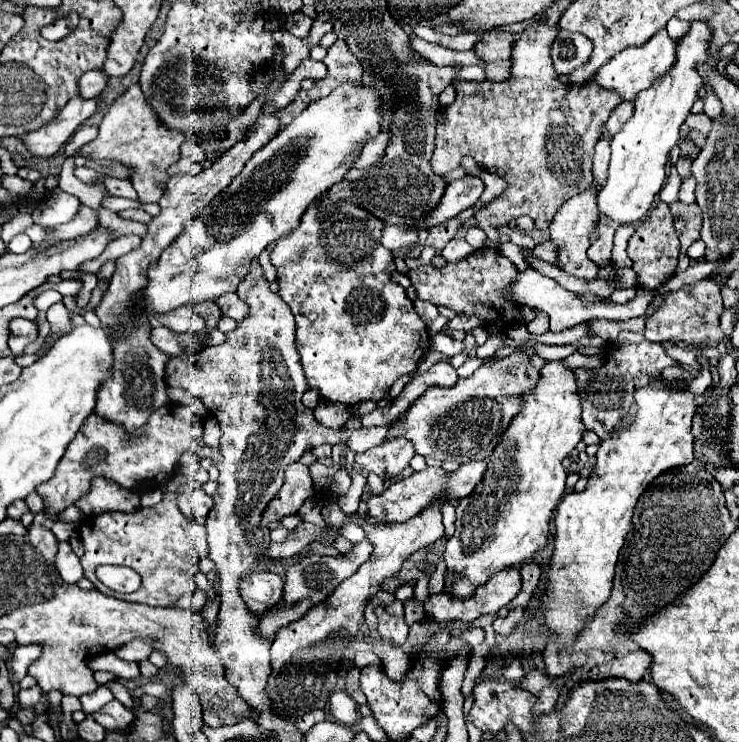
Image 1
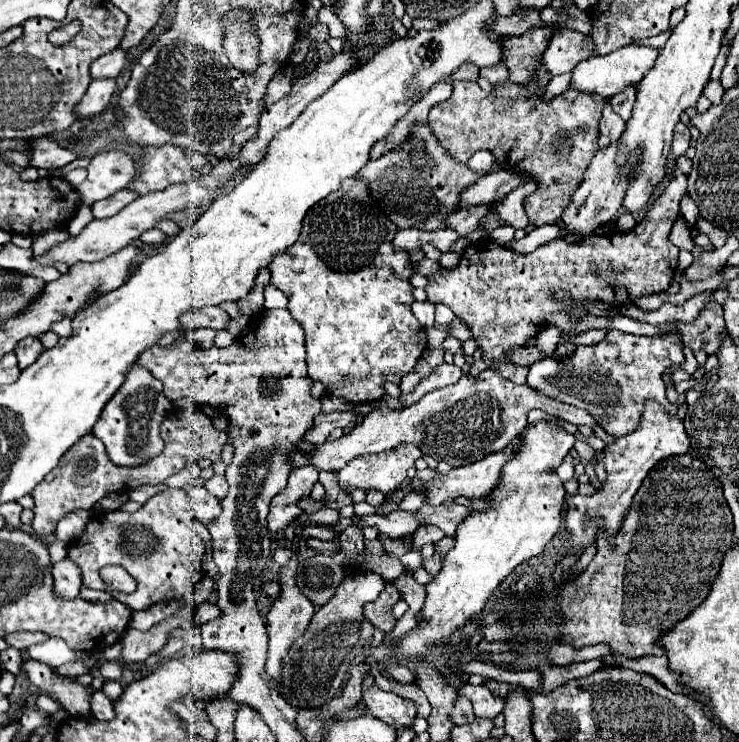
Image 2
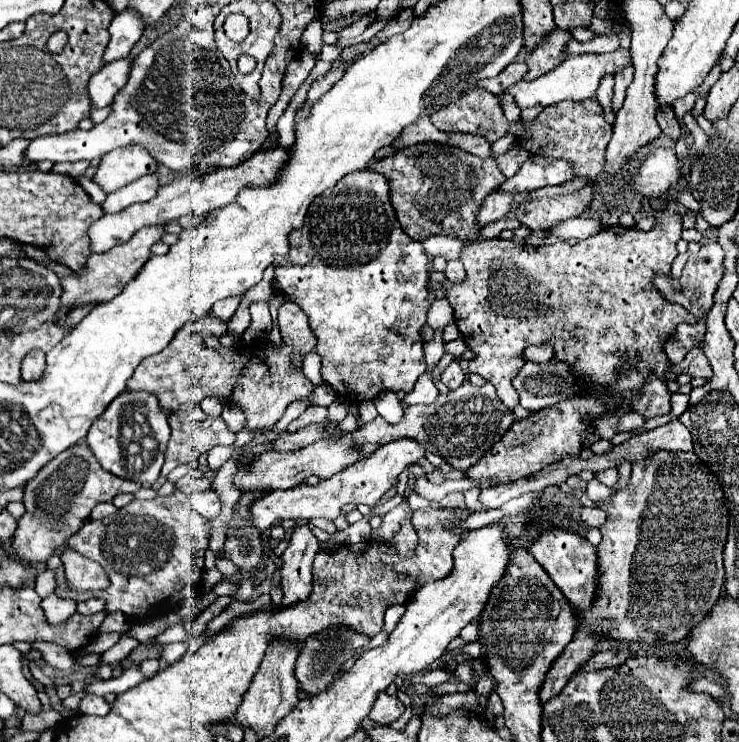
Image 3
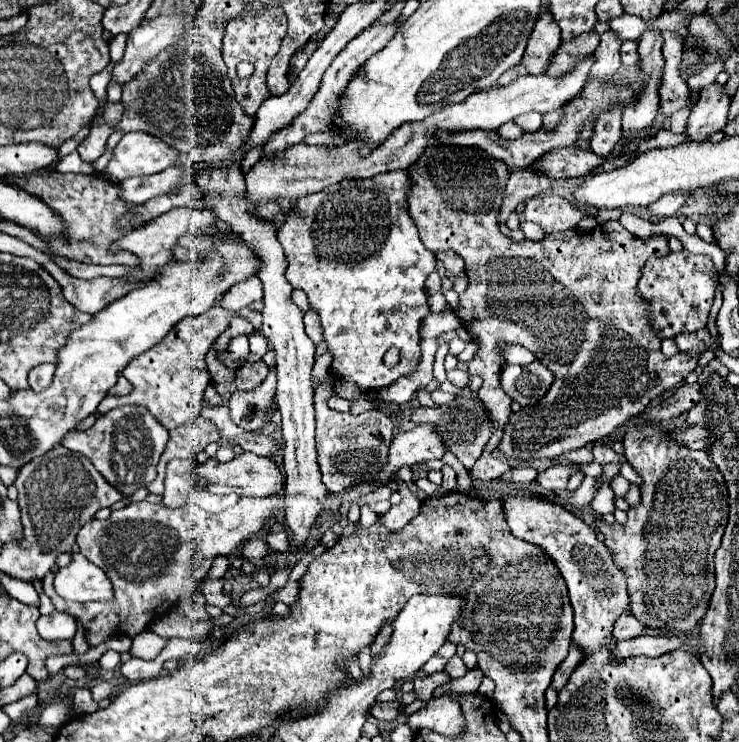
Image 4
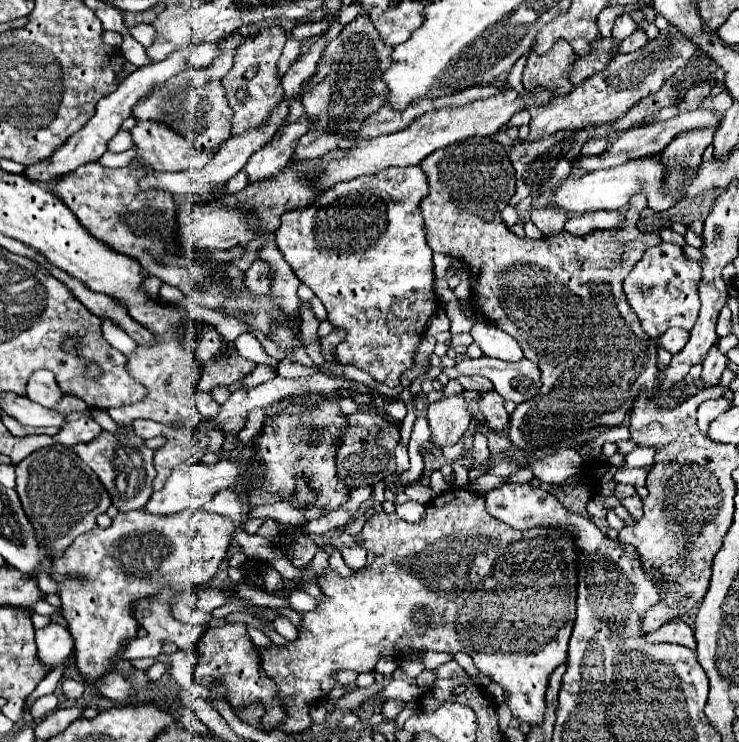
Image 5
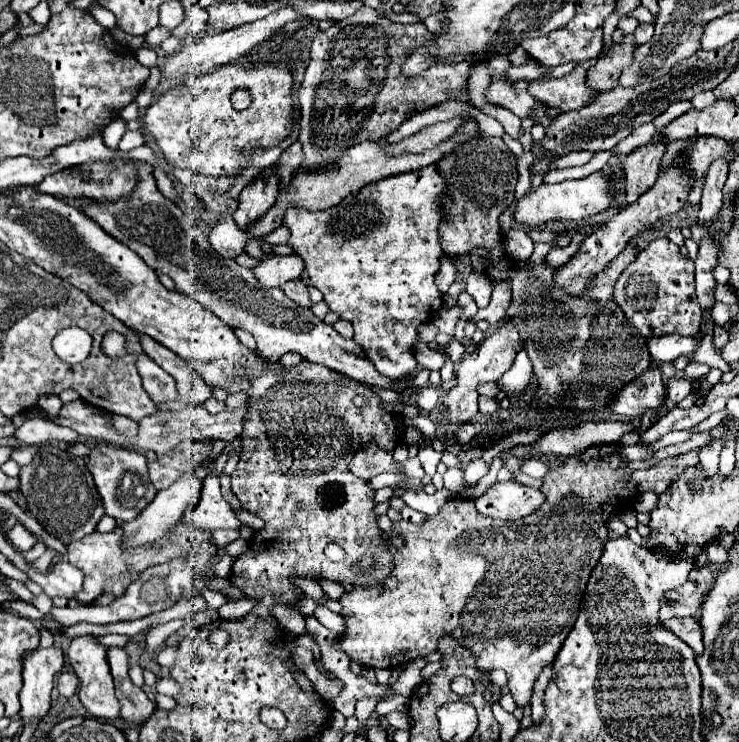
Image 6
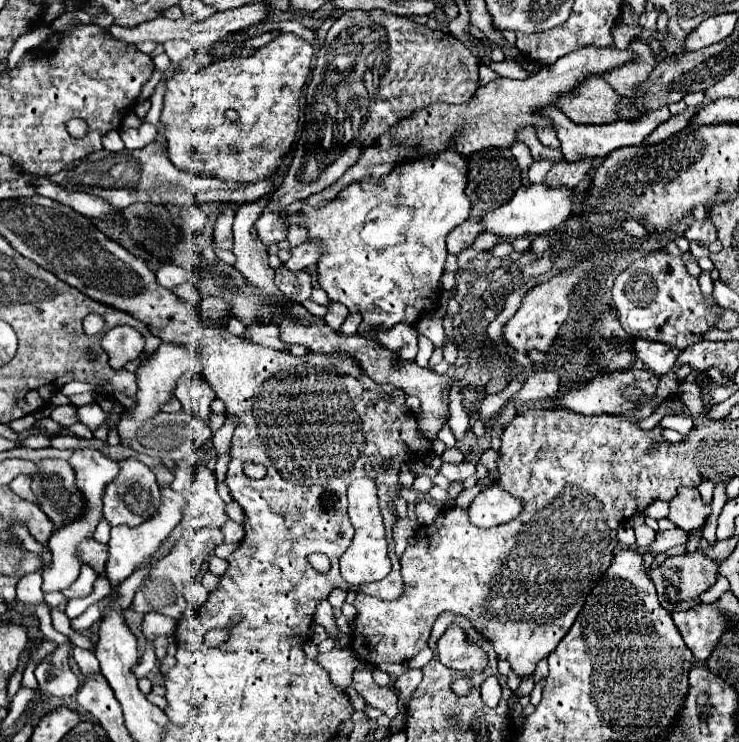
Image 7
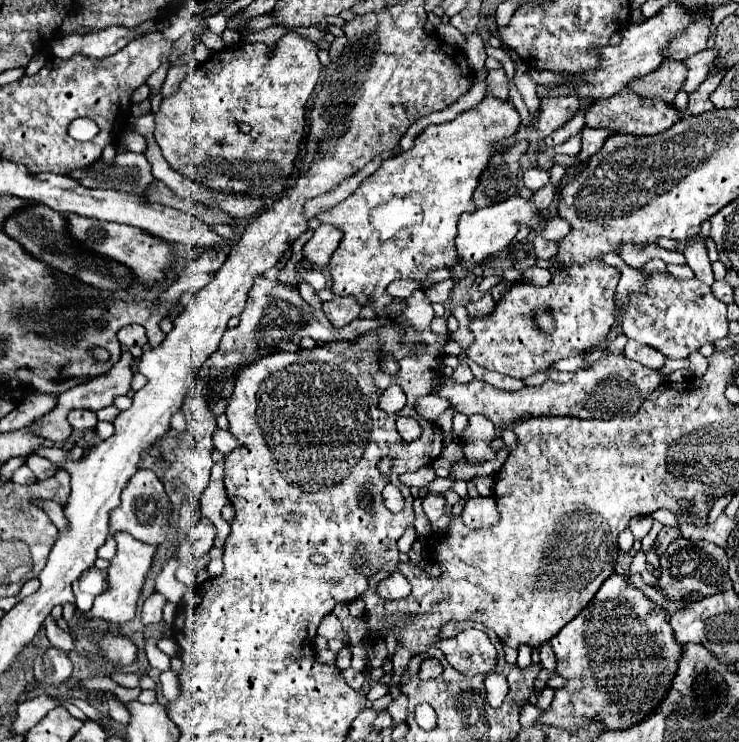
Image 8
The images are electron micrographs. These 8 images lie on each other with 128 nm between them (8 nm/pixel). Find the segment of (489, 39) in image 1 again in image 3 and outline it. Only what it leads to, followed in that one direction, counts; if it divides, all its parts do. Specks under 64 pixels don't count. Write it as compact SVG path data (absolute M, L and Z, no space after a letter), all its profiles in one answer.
M556 28L556 32L550 32L544 38L544 44L538 44L532 52L520 52L518 60L528 64L528 72L522 80L536 80L538 76L558 66L564 60L564 48L570 38L572 36L568 32L560 32L560 28Z

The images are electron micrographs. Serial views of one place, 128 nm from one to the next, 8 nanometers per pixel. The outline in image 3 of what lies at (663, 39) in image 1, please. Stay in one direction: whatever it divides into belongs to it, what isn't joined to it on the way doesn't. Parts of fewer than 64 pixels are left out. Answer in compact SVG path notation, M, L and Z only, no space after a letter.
M618 48L608 54L580 54L580 56L572 56L572 58L564 60L552 72L532 80L532 82L524 82L524 80L516 82L506 92L516 98L520 108L530 108L534 104L552 106L562 100L586 100L596 94L600 80L604 76L614 76L618 70L622 70L630 64L632 64L632 54L630 54L630 50L624 50L624 48Z

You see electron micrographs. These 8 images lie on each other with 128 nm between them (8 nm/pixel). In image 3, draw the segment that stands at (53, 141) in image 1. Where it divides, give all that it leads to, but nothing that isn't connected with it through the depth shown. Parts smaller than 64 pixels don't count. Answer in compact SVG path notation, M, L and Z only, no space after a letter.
M116 60L112 64L106 64L100 72L96 72L88 82L90 92L90 108L104 108L108 106L116 92L126 84L130 74L130 60Z

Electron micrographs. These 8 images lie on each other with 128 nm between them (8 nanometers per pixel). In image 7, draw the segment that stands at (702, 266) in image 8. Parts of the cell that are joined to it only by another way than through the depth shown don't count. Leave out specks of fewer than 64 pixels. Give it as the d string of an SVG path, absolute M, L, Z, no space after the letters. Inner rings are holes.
M708 202L706 204L706 220L704 222L698 222L698 220L694 220L690 226L688 226L688 230L684 232L684 236L690 240L690 242L704 242L704 244L708 244L708 242L714 242L716 240L716 228L714 228L714 224L712 224L712 220L710 220L710 210L712 210L712 202ZM702 272L700 278L700 290L704 292L704 296L708 296L708 304L716 304L716 300L712 300L712 280L710 280L710 272Z

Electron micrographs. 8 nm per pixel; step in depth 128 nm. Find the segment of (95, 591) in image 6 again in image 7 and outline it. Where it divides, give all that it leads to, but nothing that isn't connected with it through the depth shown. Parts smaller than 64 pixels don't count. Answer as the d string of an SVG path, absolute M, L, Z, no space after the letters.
M88 538L88 540L82 540L82 544L78 546L78 552L80 552L80 560L84 560L84 564L88 564L90 568L94 568L94 572L104 572L106 568L106 562L108 562L108 546L94 540L94 538Z

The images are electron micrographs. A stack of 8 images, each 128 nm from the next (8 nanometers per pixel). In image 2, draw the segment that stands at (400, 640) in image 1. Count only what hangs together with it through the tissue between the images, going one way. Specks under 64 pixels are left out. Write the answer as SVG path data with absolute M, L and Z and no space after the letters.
M386 582L384 592L382 592L374 602L370 602L370 604L364 606L364 616L366 616L376 628L380 628L380 630L384 630L384 632L390 632L390 630L394 628L394 624L396 624L396 618L392 616L392 606L400 600L398 596L400 596L400 594L398 594L396 586L394 586L392 582Z

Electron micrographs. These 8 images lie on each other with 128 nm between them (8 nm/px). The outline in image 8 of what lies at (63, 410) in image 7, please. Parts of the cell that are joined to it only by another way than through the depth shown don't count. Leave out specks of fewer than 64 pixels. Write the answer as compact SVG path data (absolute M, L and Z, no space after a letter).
M70 410L68 412L68 422L72 424L74 430L92 430L96 428L96 414L92 410Z

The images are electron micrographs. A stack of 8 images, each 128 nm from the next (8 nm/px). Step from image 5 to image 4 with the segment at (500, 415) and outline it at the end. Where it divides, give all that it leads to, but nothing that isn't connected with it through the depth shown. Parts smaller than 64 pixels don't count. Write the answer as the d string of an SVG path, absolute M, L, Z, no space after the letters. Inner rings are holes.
M440 144L440 148L428 148L428 152L424 152L424 156L420 156L420 160L416 160L416 164L412 164L406 172L412 180L408 212L420 232L422 244L428 250L454 250L466 262L468 288L458 296L458 318L472 336L472 342L478 344L474 358L468 362L468 374L484 378L484 386L478 390L478 396L488 408L494 426L502 428L510 418L504 428L504 436L502 432L492 434L486 448L488 452L496 448L508 458L536 460L556 458L578 450L590 442L610 436L630 416L646 410L648 404L660 398L666 390L678 388L684 378L696 370L698 354L676 354L666 358L660 352L662 340L656 332L652 332L652 324L648 324L646 318L648 304L644 304L636 292L646 260L652 254L666 254L668 240L664 234L638 238L618 220L610 220L598 224L586 234L568 230L550 234L542 242L516 244L498 230L502 190L506 188L510 176L504 162L490 158L478 148ZM506 344L528 346L528 350L536 352L538 360L556 376L556 382L536 406L522 408L514 414L512 398L500 388L500 368L506 364L502 346Z

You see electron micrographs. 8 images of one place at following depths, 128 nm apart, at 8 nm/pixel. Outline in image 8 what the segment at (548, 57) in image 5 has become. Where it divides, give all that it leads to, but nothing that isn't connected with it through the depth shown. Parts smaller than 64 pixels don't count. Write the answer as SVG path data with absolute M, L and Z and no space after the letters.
M622 88L616 96L590 104L586 108L584 120L586 120L586 126L590 128L606 128L606 130L628 132L628 134L656 134L656 132L668 130L672 124L680 120L680 116L672 106L668 106L660 98L640 98L632 90Z

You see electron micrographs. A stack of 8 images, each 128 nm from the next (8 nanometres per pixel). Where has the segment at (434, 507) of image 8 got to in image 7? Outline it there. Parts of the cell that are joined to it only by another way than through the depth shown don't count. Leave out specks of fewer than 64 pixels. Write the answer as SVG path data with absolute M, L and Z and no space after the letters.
M420 500L418 504L416 504L416 522L420 524L420 526L426 526L426 524L432 524L434 522L434 518L438 516L438 508L434 508L434 506L430 506L428 502L424 502L424 500Z

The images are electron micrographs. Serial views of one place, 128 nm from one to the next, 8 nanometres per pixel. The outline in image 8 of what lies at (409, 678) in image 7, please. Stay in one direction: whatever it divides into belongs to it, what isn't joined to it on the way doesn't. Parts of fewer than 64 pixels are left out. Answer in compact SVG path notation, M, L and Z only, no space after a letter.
M400 694L390 706L388 706L388 712L392 714L394 722L400 724L400 722L406 722L406 714L408 714L408 698L404 694Z

